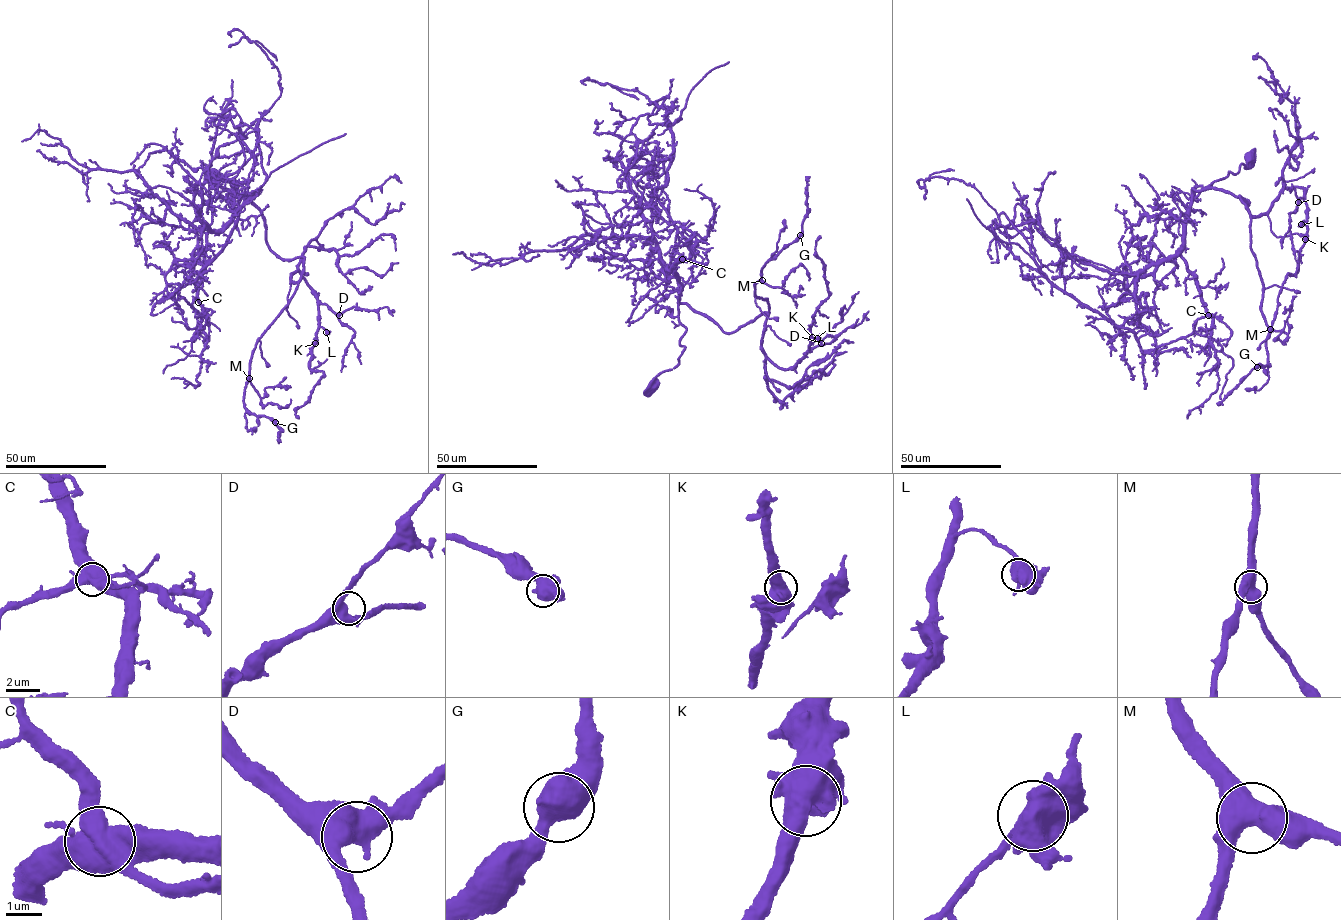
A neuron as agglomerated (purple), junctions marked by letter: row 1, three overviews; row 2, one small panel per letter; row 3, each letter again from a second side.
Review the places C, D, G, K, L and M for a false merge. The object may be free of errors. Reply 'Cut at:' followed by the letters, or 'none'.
Cut at: C

